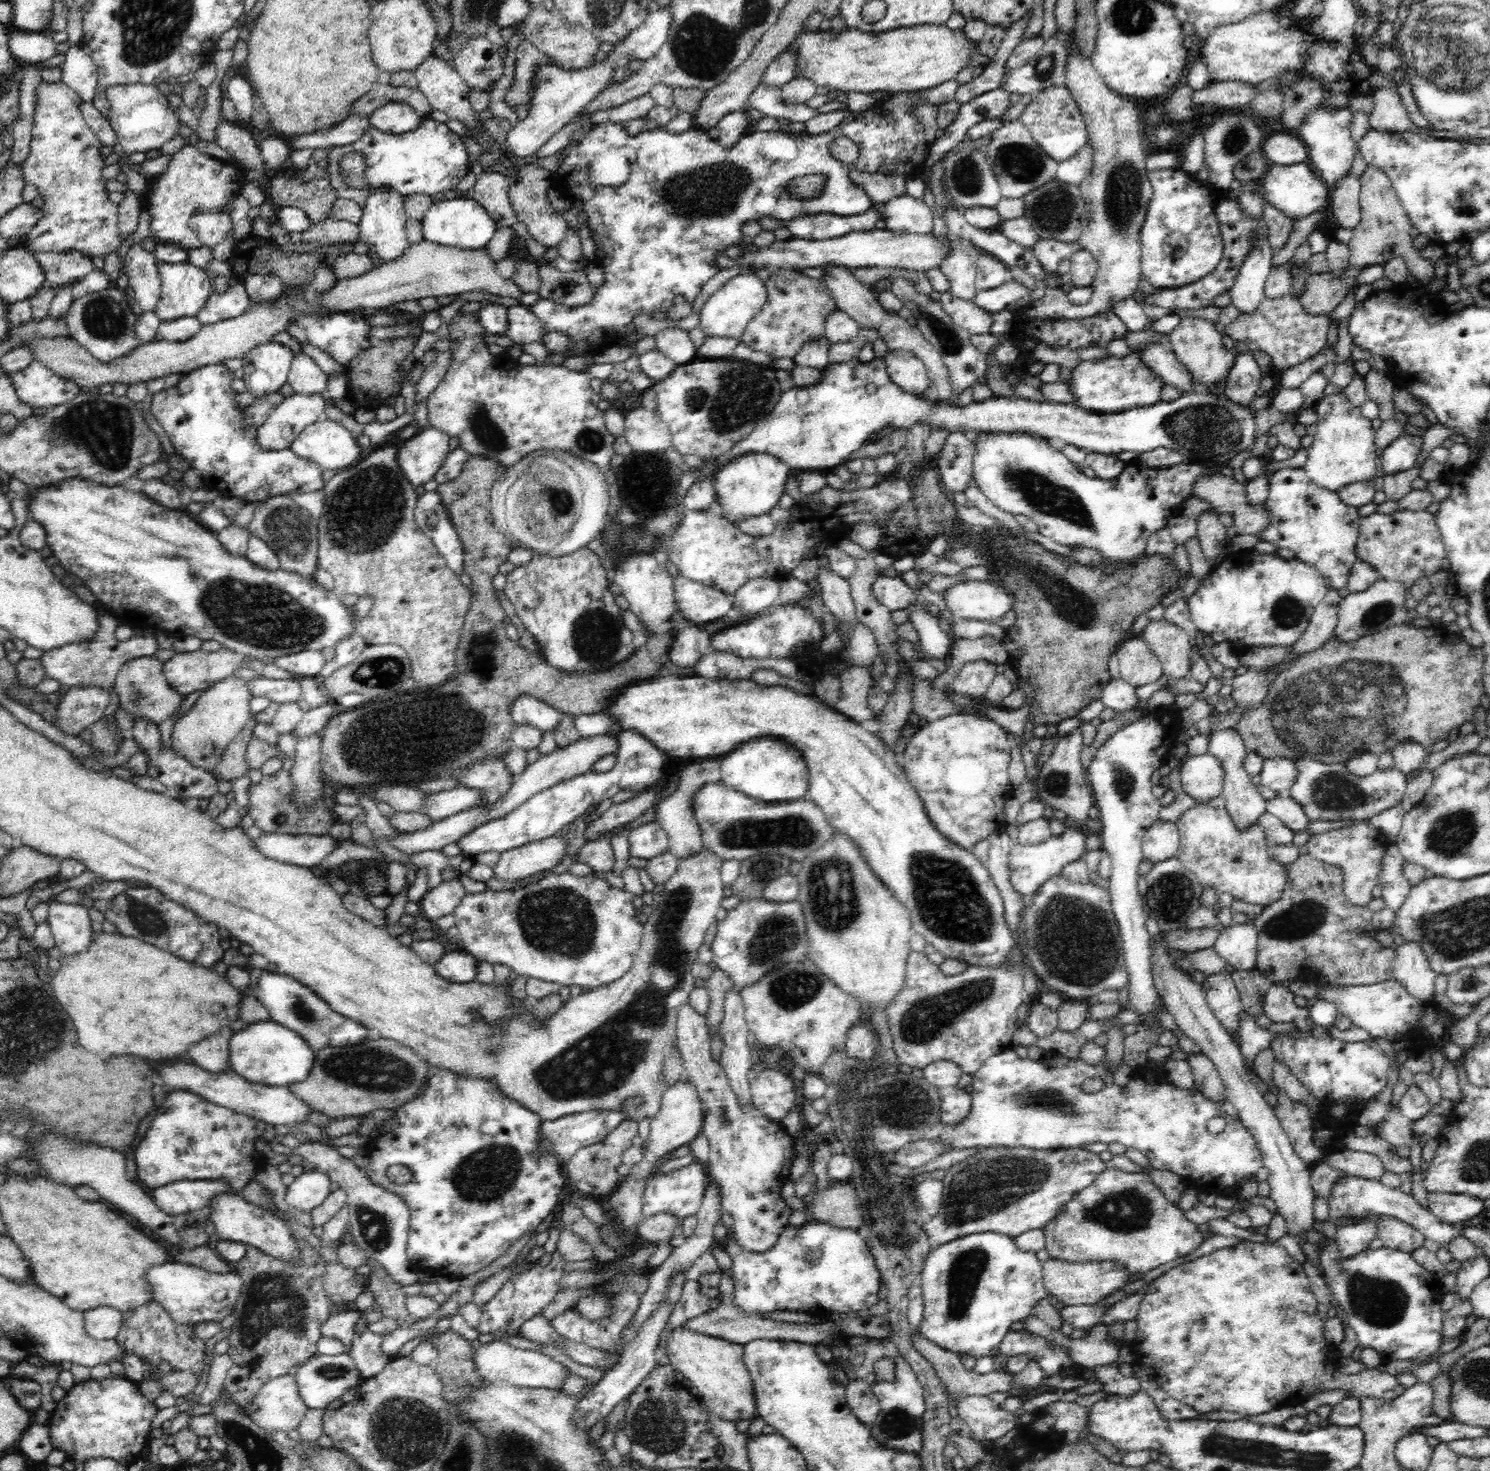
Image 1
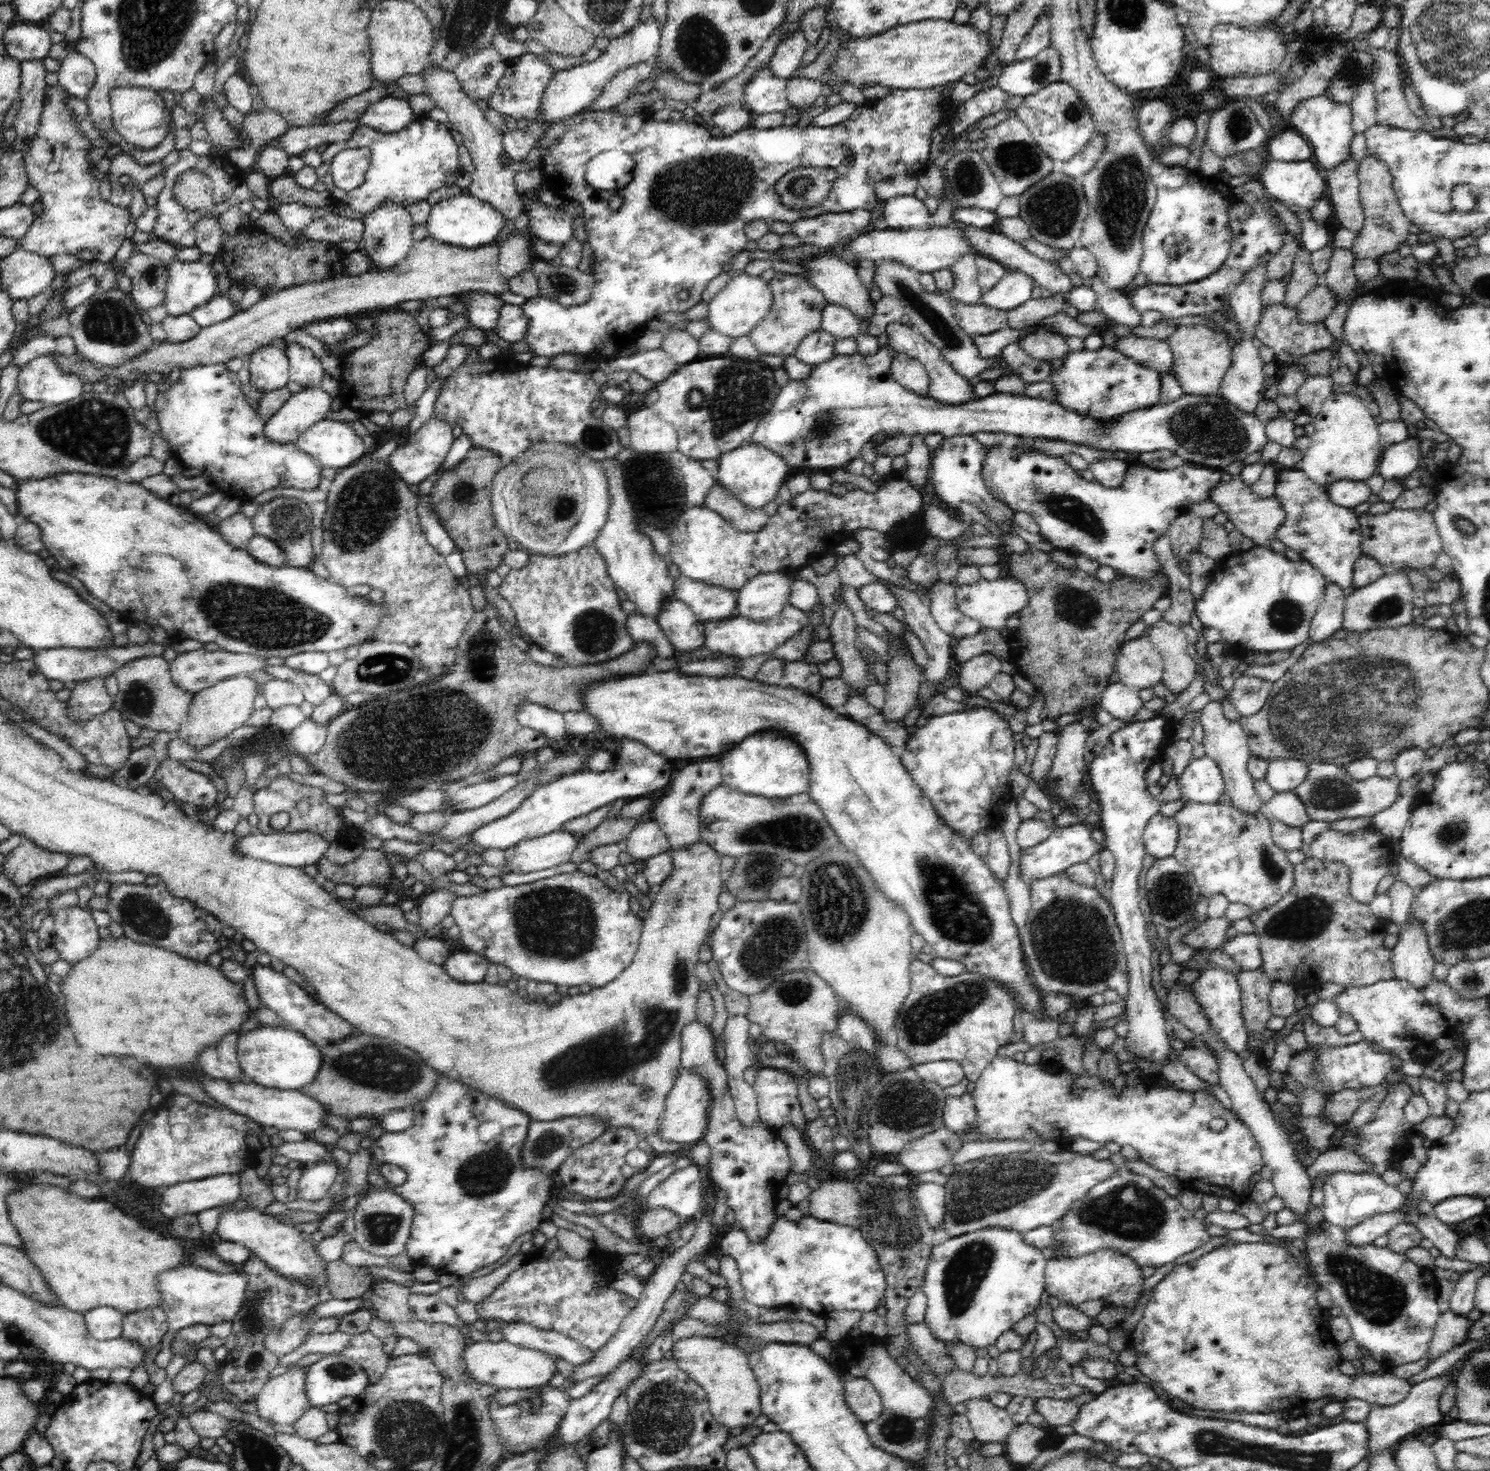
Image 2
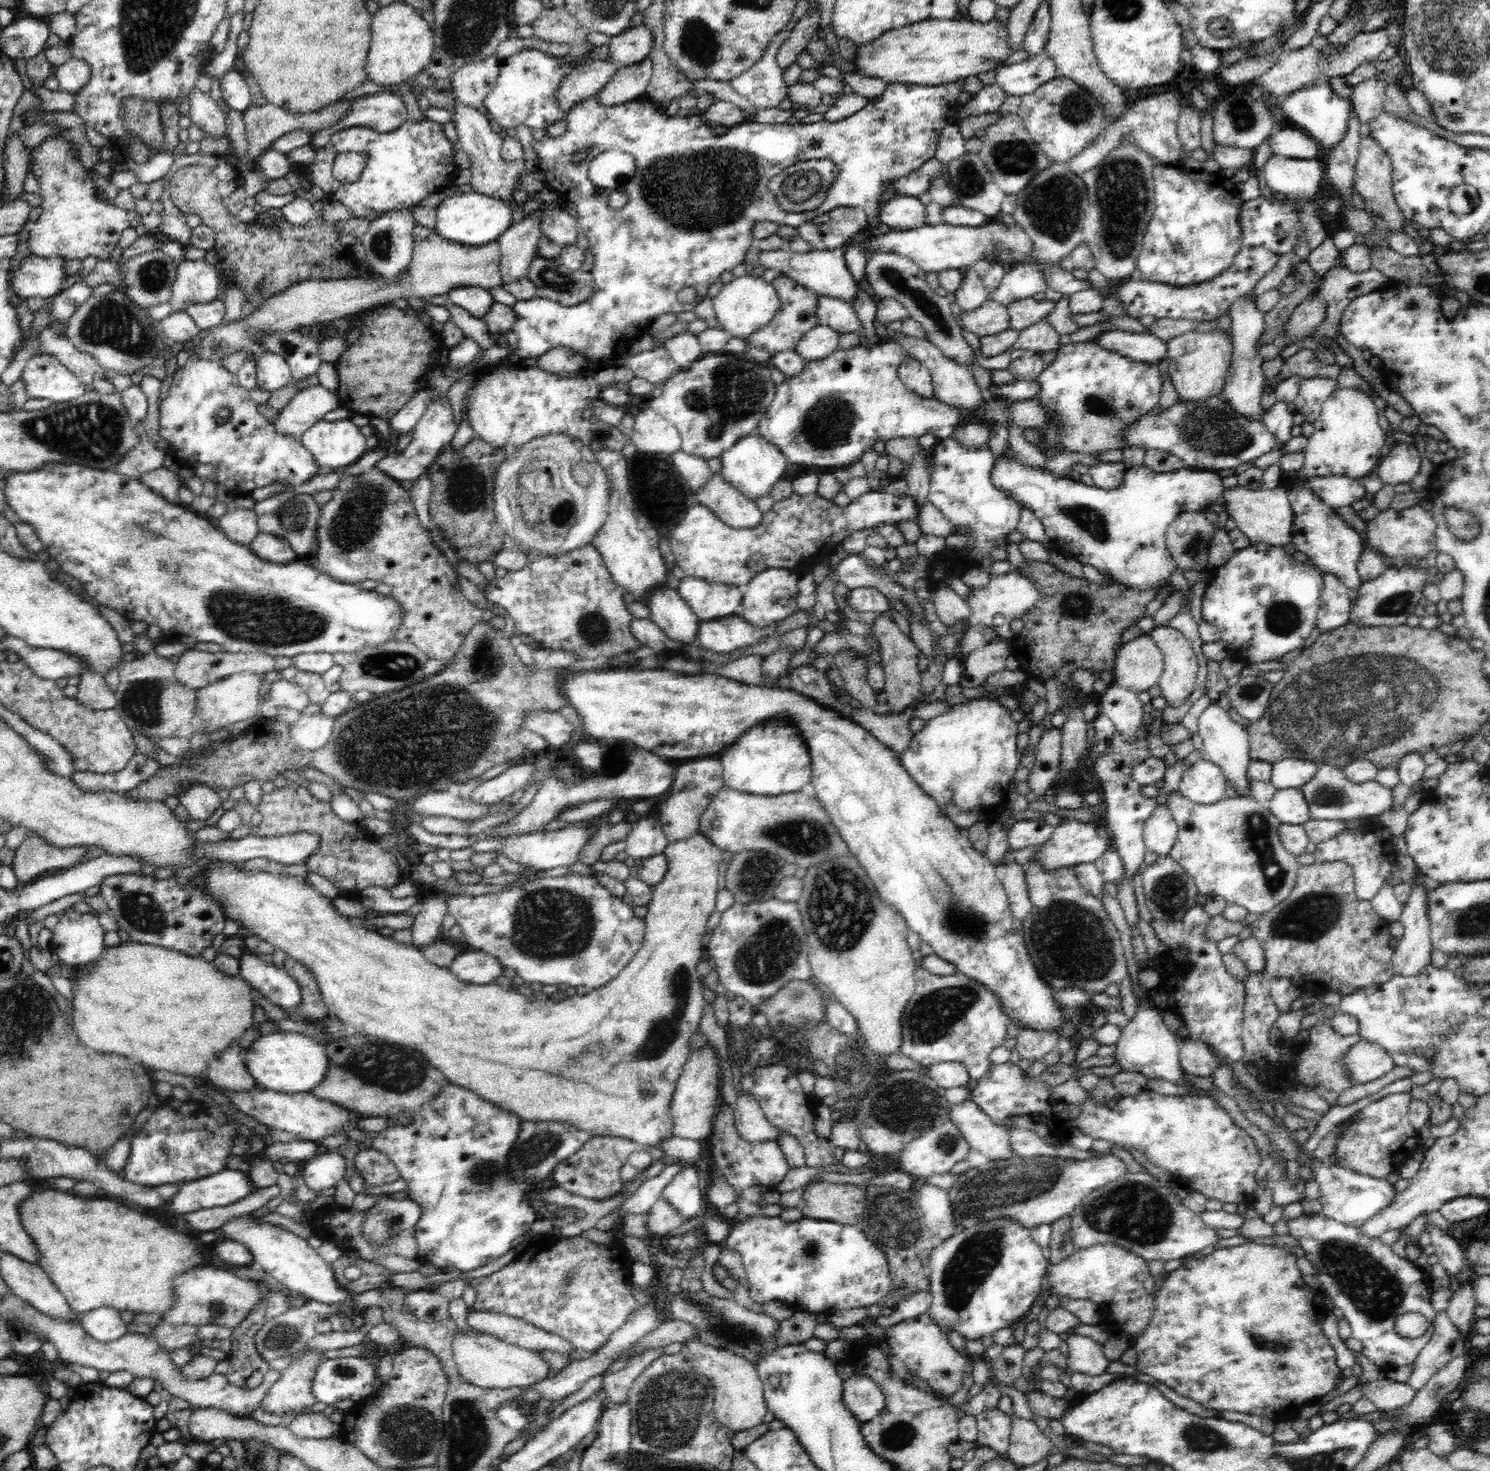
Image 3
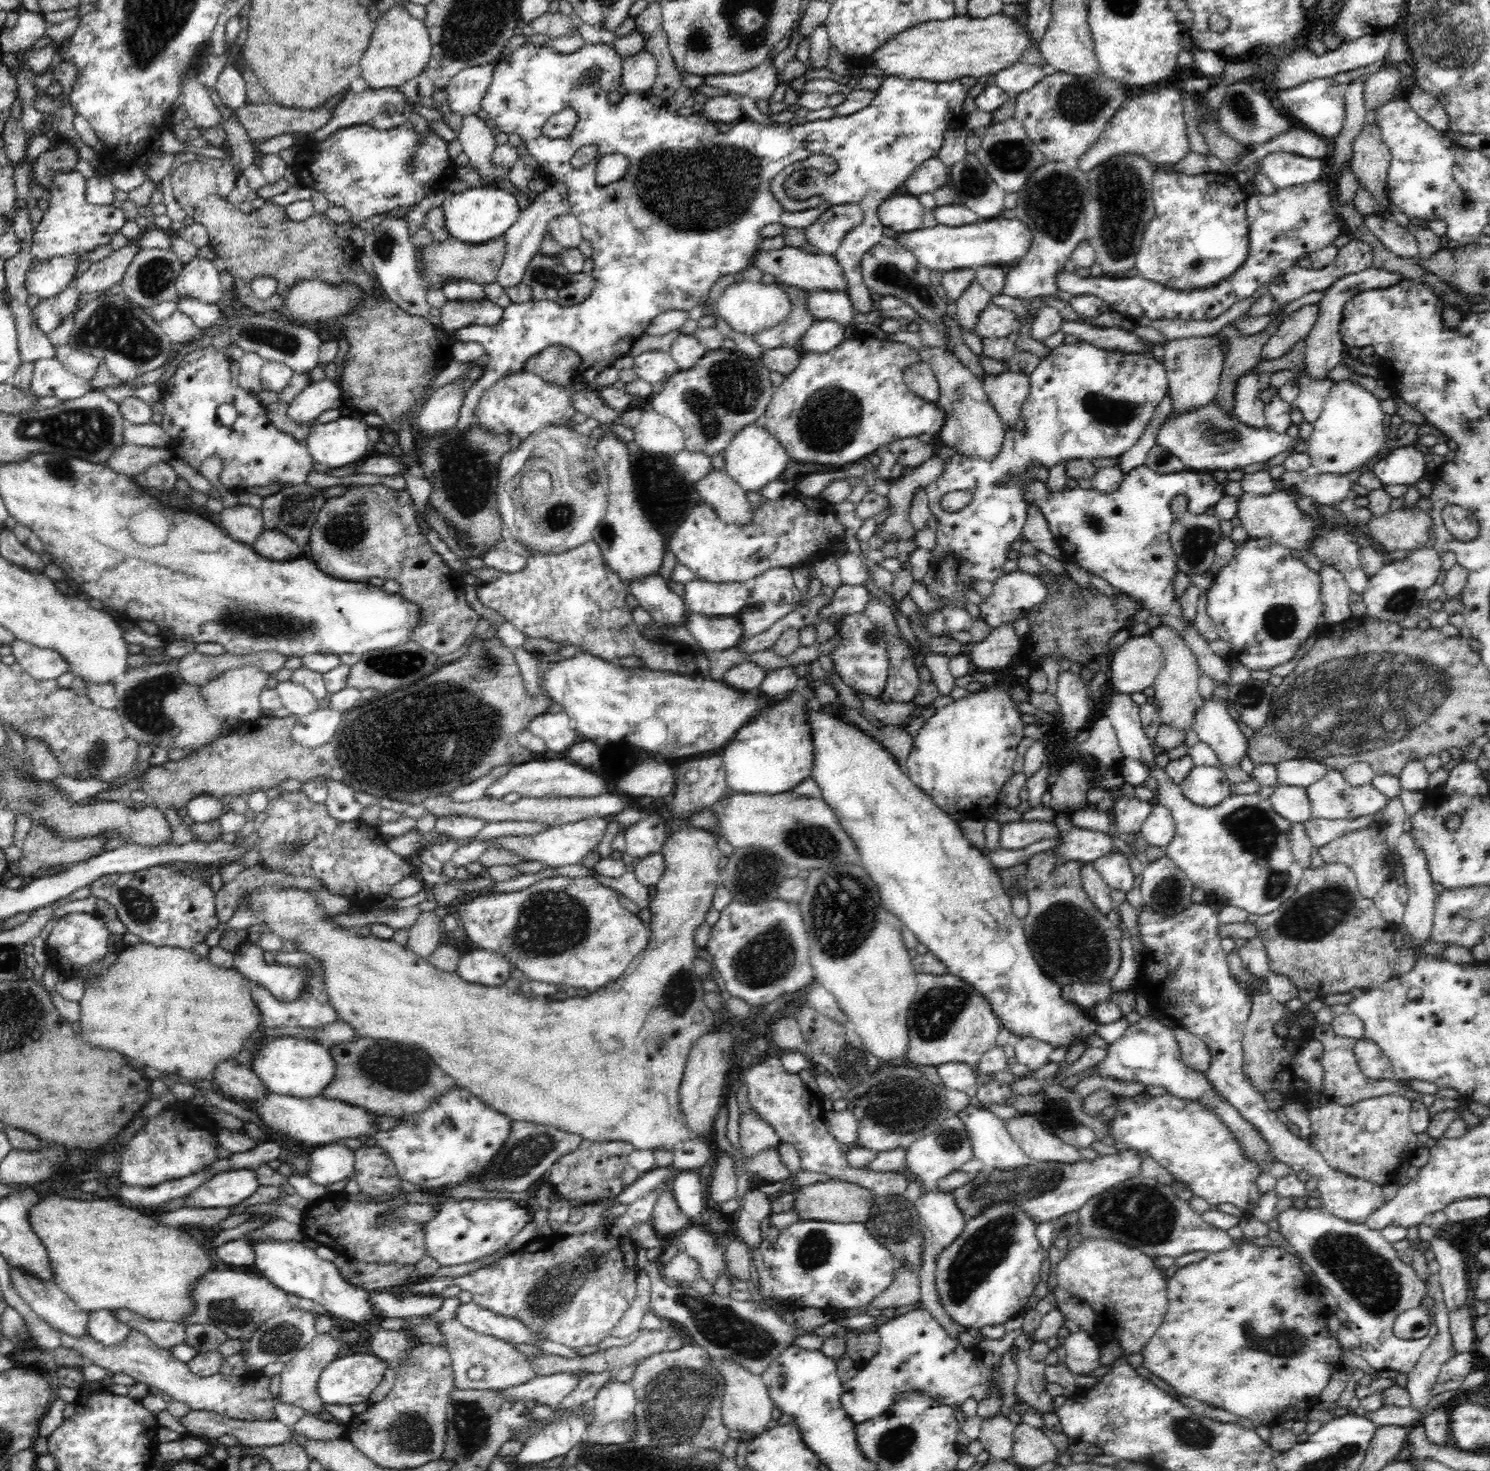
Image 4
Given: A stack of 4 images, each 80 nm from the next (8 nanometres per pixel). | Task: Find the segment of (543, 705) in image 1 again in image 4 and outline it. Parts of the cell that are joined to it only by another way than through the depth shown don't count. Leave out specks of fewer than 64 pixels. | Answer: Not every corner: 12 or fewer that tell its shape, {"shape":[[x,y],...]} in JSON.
{"shape":[[563,710],[535,716],[528,729],[550,752],[566,751],[577,731]]}

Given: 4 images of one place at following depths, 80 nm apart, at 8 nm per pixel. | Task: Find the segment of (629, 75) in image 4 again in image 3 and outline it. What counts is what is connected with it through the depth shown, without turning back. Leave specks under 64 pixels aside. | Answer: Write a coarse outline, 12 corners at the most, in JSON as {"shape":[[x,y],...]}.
{"shape":[[650,55],[623,66],[600,90],[604,106],[646,94],[653,75]]}

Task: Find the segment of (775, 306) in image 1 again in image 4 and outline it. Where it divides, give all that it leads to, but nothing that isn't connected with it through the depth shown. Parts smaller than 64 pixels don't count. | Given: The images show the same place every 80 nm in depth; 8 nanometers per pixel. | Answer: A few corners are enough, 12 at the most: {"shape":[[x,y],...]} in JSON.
{"shape":[[780,287],[792,313],[775,328],[754,335],[764,351],[794,348],[816,318],[806,310],[808,292]]}

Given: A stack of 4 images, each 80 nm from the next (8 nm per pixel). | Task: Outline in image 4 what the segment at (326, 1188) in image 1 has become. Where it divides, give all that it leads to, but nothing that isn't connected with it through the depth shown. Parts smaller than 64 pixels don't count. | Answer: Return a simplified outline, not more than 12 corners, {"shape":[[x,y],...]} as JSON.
{"shape":[[315,1146],[305,1174],[320,1186],[355,1172],[354,1149]]}

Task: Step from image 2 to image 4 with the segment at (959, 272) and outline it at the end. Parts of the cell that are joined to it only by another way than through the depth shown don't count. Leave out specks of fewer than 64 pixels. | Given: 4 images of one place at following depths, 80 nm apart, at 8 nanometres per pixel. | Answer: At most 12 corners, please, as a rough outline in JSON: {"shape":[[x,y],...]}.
{"shape":[[977,279],[954,302],[959,328],[979,336],[977,320],[991,302]]}

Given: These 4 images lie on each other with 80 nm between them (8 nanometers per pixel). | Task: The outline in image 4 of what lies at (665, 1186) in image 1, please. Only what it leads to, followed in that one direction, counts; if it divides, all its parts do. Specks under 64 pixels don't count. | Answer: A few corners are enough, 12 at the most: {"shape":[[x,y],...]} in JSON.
{"shape":[[682,1170],[670,1186],[690,1220],[706,1211],[702,1178]]}

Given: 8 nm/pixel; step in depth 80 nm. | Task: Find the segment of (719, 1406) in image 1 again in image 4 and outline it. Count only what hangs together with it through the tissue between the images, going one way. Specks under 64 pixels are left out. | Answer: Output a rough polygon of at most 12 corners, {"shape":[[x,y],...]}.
{"shape":[[711,1357],[726,1383],[720,1408],[736,1435],[766,1431],[774,1406],[761,1375]]}

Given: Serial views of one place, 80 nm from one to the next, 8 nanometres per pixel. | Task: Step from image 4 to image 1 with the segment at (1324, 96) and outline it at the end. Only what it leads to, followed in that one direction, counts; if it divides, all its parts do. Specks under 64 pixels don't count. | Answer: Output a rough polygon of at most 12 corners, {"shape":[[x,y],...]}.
{"shape":[[1318,106],[1297,134],[1328,186],[1350,172],[1353,114]]}

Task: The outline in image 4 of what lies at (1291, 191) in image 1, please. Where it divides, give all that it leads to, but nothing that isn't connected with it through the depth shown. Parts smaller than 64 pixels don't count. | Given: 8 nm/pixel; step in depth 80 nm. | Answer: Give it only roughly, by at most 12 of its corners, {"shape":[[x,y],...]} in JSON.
{"shape":[[1276,151],[1261,159],[1276,189],[1307,185],[1325,159]]}

